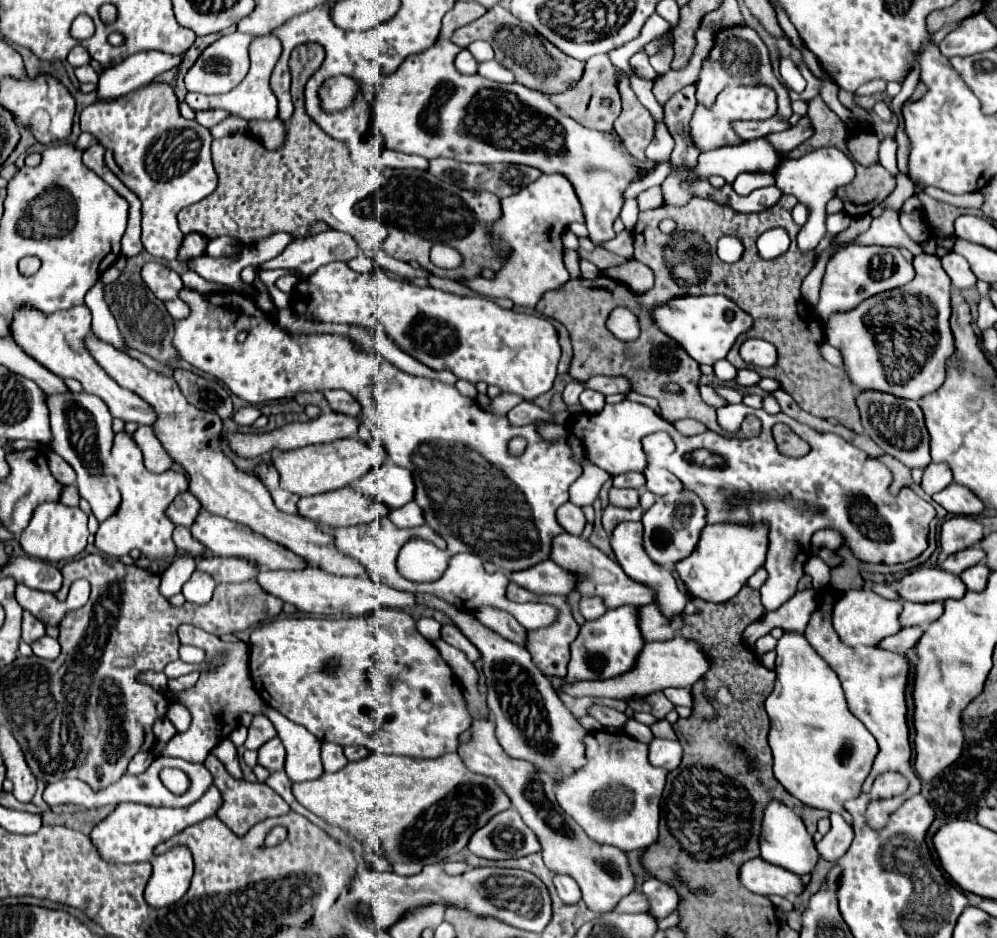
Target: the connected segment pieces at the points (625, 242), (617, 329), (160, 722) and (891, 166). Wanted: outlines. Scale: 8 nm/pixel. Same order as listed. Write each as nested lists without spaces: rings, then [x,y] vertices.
[[[623,230],[616,235],[614,240],[606,242],[606,246],[604,246],[604,248],[606,248],[606,250],[610,250],[610,252],[614,252],[614,254],[618,254],[618,256],[632,258],[634,253],[632,233],[627,230]]]
[[[626,308],[612,310],[612,314],[608,318],[608,328],[620,340],[634,340],[640,334],[638,318],[630,310],[626,310]]]
[[[158,718],[158,720],[154,722],[154,734],[156,734],[156,738],[158,738],[160,742],[166,742],[166,740],[170,740],[170,738],[176,734],[176,728],[170,724],[170,720]]]
[[[886,136],[886,138],[880,140],[880,150],[878,150],[880,164],[882,164],[886,170],[890,170],[894,176],[896,176],[896,172],[898,172],[898,168],[896,168],[896,148],[898,148],[898,144],[896,144],[894,136]]]

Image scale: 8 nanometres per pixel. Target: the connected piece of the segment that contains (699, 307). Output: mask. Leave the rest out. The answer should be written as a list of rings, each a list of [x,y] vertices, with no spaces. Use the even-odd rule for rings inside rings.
[[[706,294],[704,296],[680,296],[680,298],[672,298],[666,304],[652,306],[646,312],[648,312],[650,320],[654,322],[654,326],[658,326],[658,330],[662,330],[674,342],[678,342],[698,364],[710,364],[710,366],[716,360],[726,358],[726,354],[732,348],[732,344],[736,342],[736,338],[752,326],[750,314],[746,314],[730,298],[720,296],[720,294],[714,294],[714,296],[706,296]],[[726,308],[736,308],[734,320],[724,318]]]

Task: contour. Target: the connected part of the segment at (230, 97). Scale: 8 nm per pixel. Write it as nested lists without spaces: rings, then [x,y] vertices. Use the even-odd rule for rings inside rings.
[[[262,36],[262,38],[254,38],[250,44],[250,72],[248,76],[242,80],[240,86],[236,86],[234,90],[220,94],[220,96],[204,96],[198,92],[188,92],[186,102],[188,106],[198,112],[198,110],[210,110],[210,108],[222,108],[234,116],[240,116],[244,120],[274,120],[278,116],[278,98],[270,88],[270,74],[280,58],[282,46],[280,40],[276,36]]]

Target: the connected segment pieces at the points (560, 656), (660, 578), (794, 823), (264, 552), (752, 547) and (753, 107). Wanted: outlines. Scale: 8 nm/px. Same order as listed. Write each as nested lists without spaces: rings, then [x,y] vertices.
[[[510,584],[508,586],[508,594],[506,594],[510,600],[514,602],[546,602],[550,606],[554,606],[558,610],[558,616],[556,620],[546,626],[546,628],[540,628],[540,630],[534,630],[530,632],[530,642],[526,644],[528,652],[532,654],[532,660],[534,664],[548,676],[558,676],[558,678],[564,678],[566,676],[566,668],[568,668],[568,662],[570,662],[570,644],[574,642],[574,638],[578,636],[578,624],[574,622],[572,614],[570,614],[570,608],[566,604],[566,596],[538,596],[538,594],[530,594],[528,590],[522,590],[520,586],[514,586]]]
[[[620,522],[614,528],[614,532],[612,532],[612,548],[614,548],[618,564],[622,566],[622,570],[626,572],[626,576],[630,576],[632,580],[636,580],[636,582],[652,588],[654,596],[656,596],[656,604],[660,606],[660,612],[668,620],[674,620],[684,610],[684,606],[688,602],[688,596],[678,590],[678,584],[676,584],[672,572],[668,568],[652,562],[648,558],[648,554],[642,550],[642,522]]]
[[[772,798],[768,806],[764,808],[764,822],[762,822],[762,832],[760,832],[760,856],[766,862],[780,866],[798,876],[810,874],[820,858],[812,836],[806,832],[802,818],[798,818],[792,808],[788,808],[784,802],[776,798]]]
[[[200,508],[198,516],[196,516],[194,524],[192,524],[192,536],[202,546],[206,546],[214,556],[246,556],[248,560],[258,562],[266,570],[300,570],[300,568],[308,566],[302,558],[298,558],[296,554],[292,554],[284,546],[278,546],[276,542],[264,538],[262,534],[256,534],[254,530],[250,530],[244,524],[232,522],[232,520],[228,520],[224,516],[216,516],[216,514],[212,514],[212,512],[204,510],[204,508]]]
[[[712,524],[704,526],[700,540],[694,552],[674,564],[680,580],[686,586],[686,592],[694,598],[702,598],[706,602],[728,602],[738,590],[746,584],[746,580],[764,564],[768,546],[768,528],[766,524]]]
[[[768,86],[726,88],[718,94],[718,100],[712,108],[704,108],[704,106],[696,108],[694,118],[690,122],[690,128],[692,128],[694,142],[698,142],[698,148],[704,152],[704,150],[720,148],[720,146],[726,146],[726,144],[732,146],[732,144],[742,142],[742,138],[738,138],[730,128],[732,120],[766,120],[774,112],[776,112],[776,94]]]

